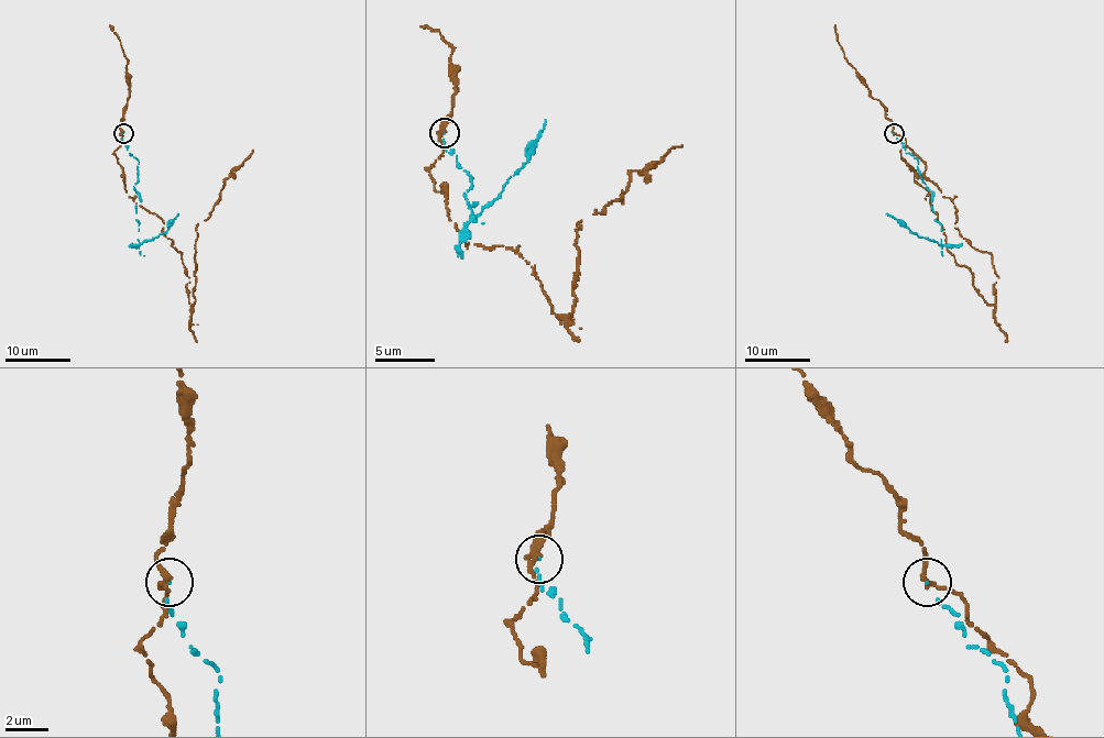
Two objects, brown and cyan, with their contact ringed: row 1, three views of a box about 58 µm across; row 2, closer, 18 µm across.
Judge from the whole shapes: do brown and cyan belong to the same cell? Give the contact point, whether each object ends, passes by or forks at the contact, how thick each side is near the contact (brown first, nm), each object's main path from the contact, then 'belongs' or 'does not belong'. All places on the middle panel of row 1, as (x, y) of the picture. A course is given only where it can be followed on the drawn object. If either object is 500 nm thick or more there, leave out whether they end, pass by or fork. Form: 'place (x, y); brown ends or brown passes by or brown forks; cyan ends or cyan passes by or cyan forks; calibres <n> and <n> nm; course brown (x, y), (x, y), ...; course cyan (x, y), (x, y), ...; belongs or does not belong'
place (445, 133); brown passes by; cyan ends; calibres 240 and 70 nm; course brown (445, 132), (427, 172), (466, 243), (521, 246), (565, 325), (577, 222), (679, 147); course cyan (445, 132), (445, 150), (472, 177), (463, 193), (476, 201), (469, 201), (472, 219), (521, 168), (544, 120); does not belong

